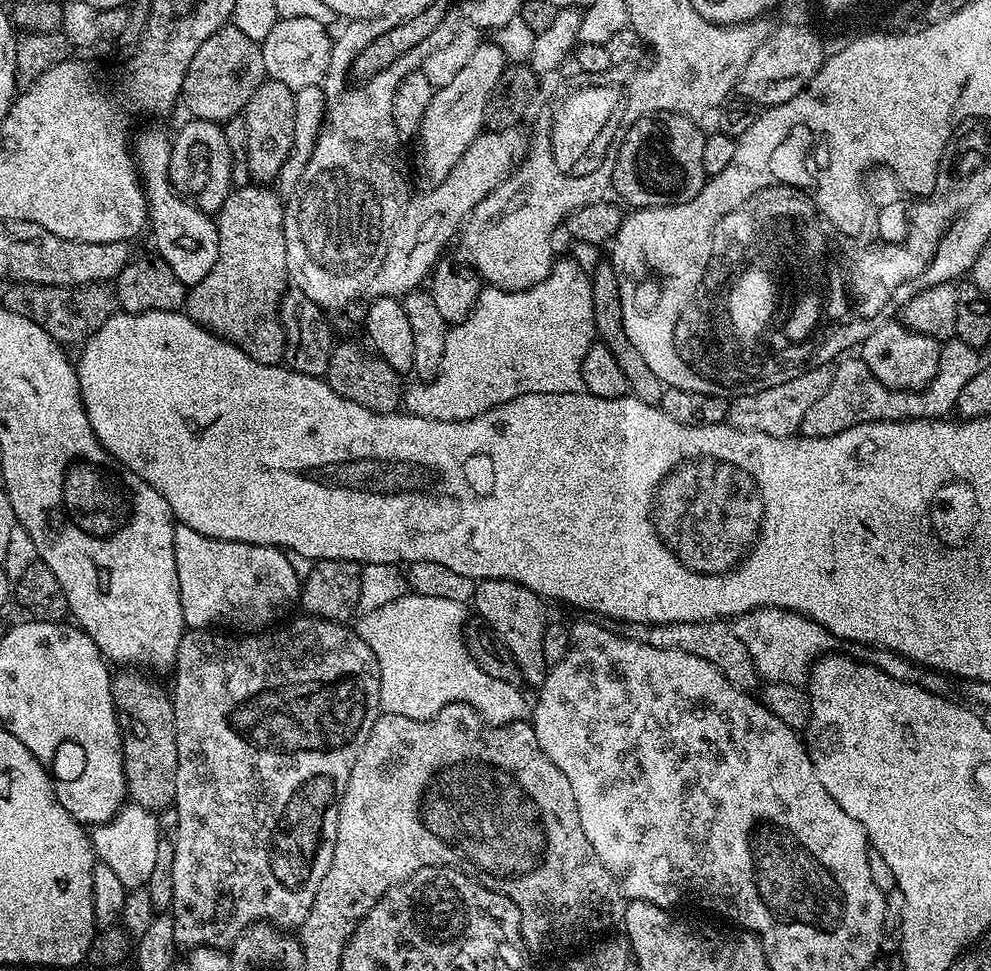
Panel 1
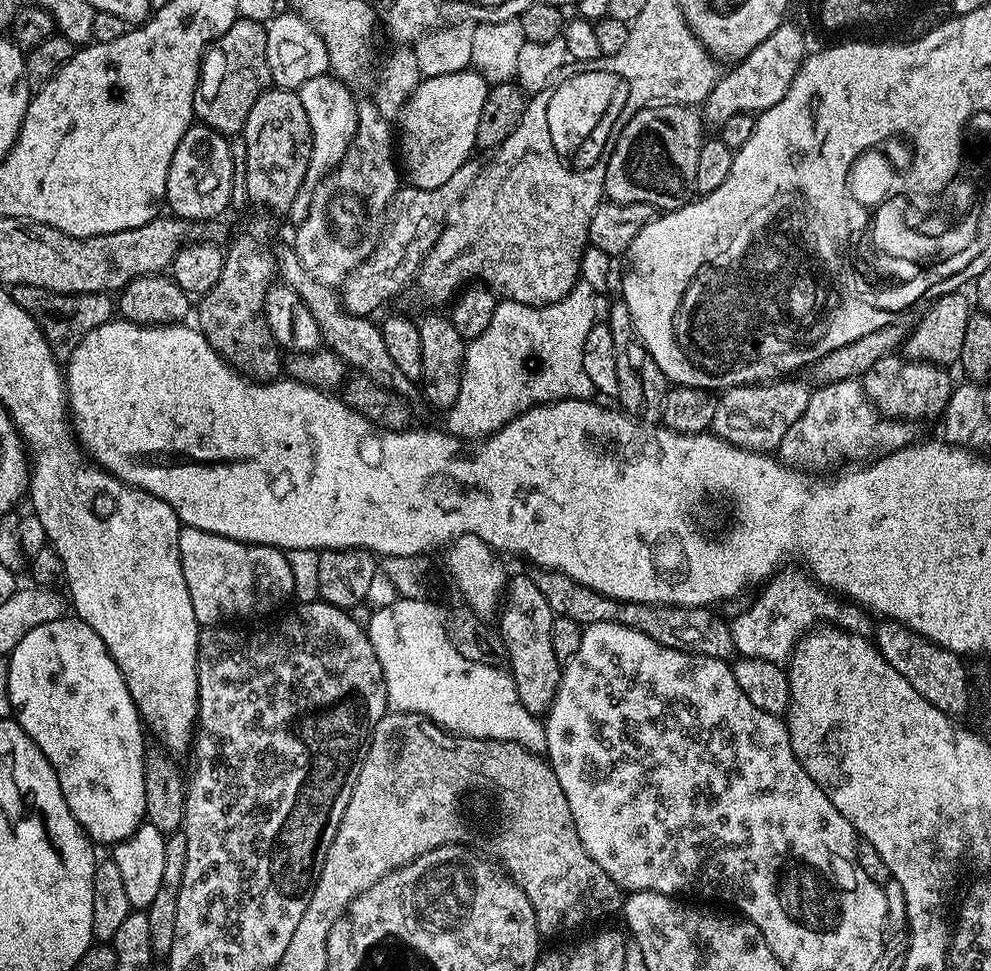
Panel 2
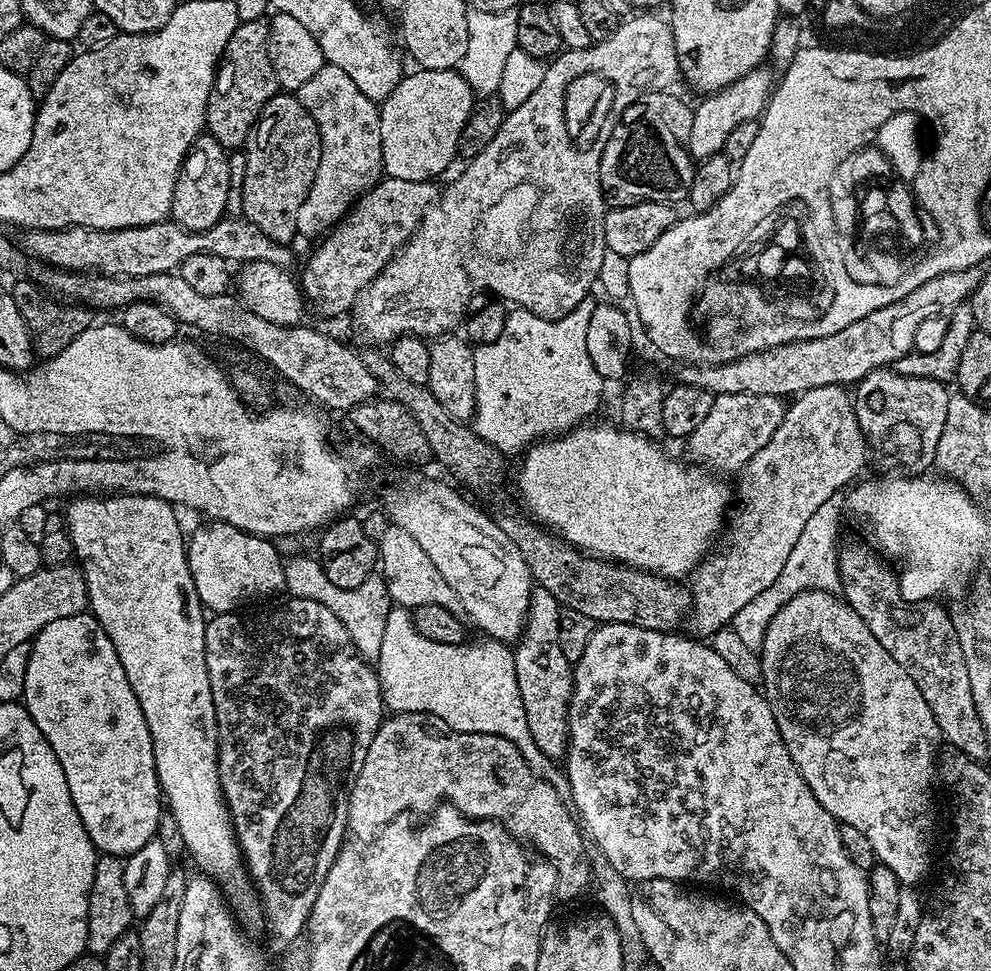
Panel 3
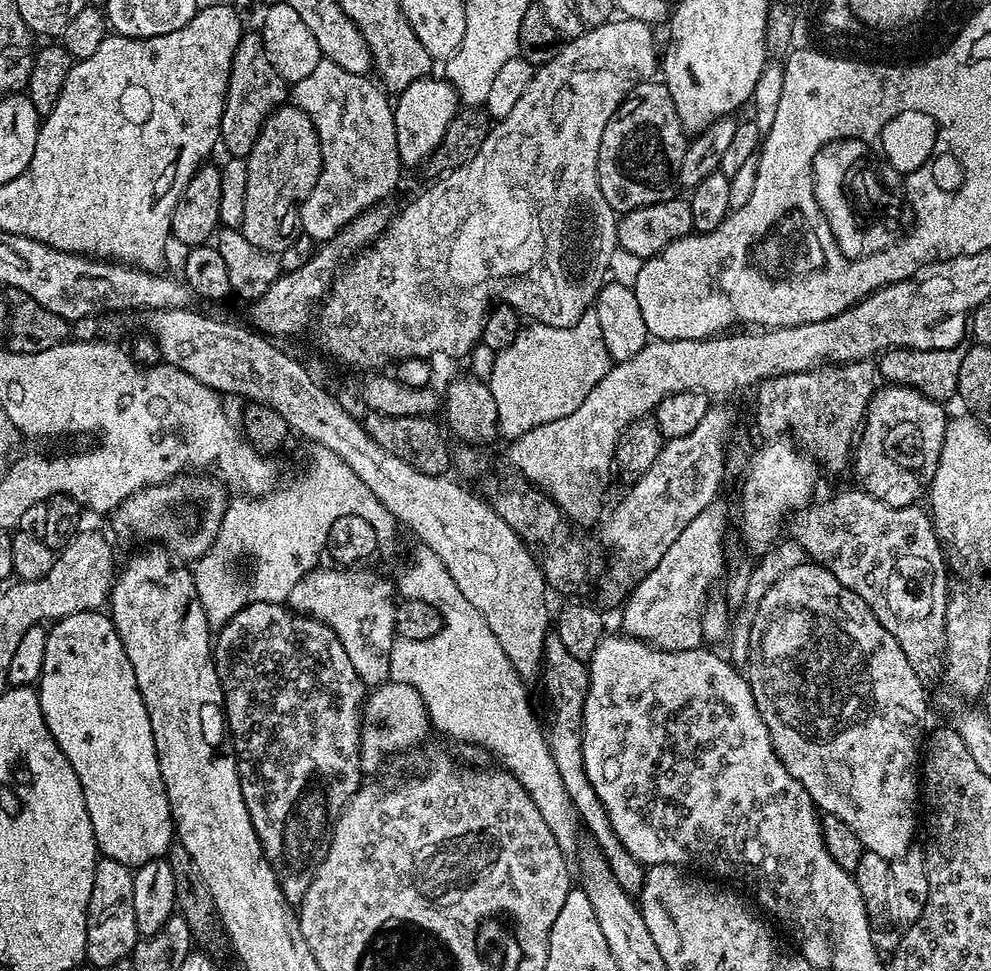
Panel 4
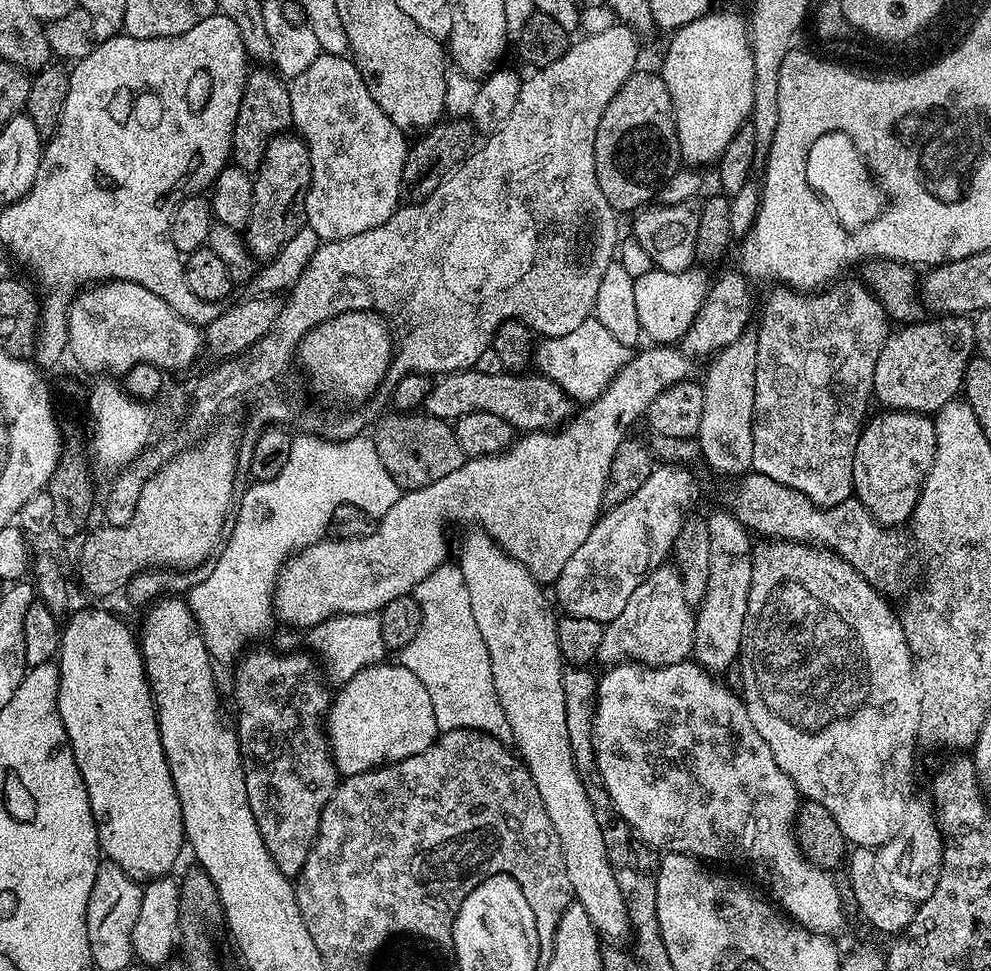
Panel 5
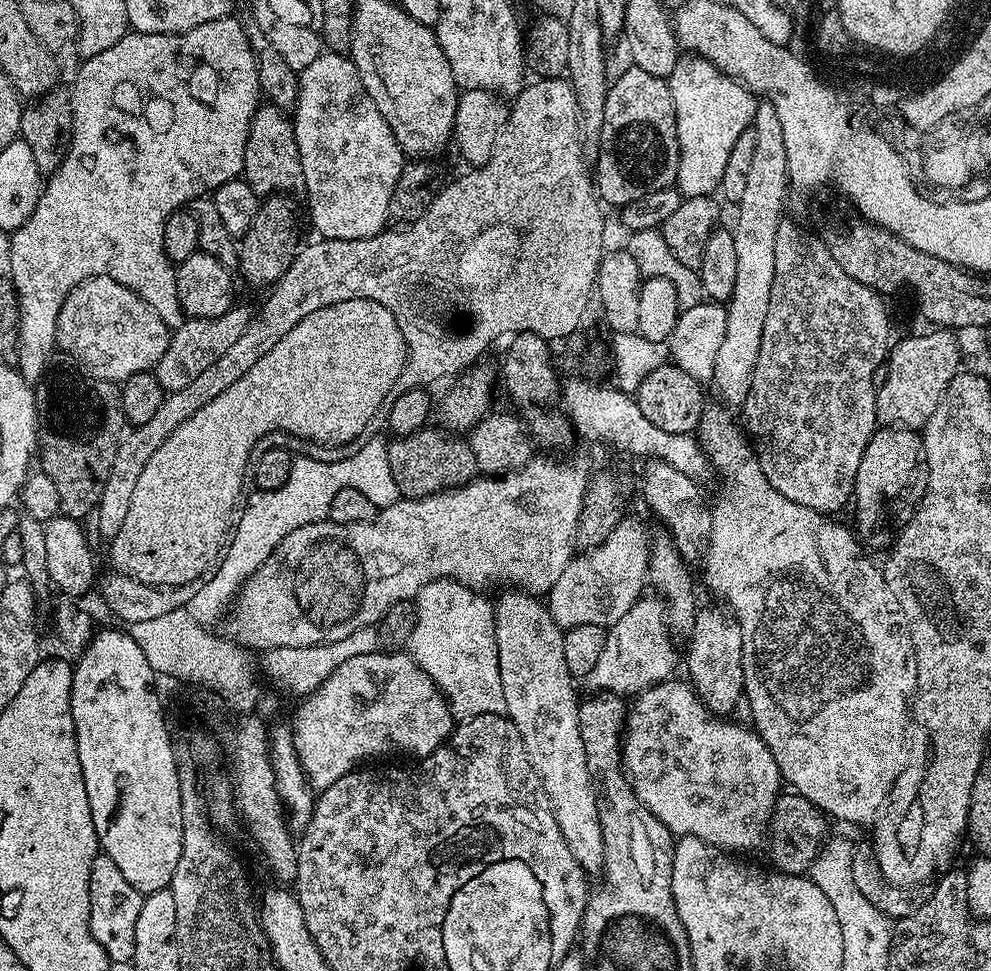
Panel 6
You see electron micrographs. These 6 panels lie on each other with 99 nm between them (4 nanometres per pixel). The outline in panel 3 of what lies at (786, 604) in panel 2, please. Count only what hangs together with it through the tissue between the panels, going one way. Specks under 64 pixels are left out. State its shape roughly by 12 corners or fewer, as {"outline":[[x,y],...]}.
{"outline":[[837,494],[807,520],[782,574],[730,626],[759,649],[790,598],[841,591]]}

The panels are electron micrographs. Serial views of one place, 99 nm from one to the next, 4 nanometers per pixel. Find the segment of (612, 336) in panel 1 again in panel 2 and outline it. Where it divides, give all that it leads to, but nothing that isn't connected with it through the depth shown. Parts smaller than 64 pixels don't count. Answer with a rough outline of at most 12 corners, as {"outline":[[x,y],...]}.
{"outline":[[623,302],[606,323],[619,407],[659,421],[670,381],[641,344]]}

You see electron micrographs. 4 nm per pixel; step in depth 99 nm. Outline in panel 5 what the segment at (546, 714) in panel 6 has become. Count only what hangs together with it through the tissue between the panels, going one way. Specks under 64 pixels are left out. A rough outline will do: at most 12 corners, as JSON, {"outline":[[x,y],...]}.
{"outline":[[469,532],[458,563],[515,749],[597,932],[630,932],[566,732],[557,609]]}

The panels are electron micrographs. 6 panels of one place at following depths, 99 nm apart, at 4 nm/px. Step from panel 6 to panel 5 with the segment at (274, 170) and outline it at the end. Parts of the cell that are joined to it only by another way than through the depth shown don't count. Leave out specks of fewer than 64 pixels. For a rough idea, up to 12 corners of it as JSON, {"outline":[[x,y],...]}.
{"outline":[[251,69],[231,163],[252,174],[268,141],[292,128],[288,84]]}

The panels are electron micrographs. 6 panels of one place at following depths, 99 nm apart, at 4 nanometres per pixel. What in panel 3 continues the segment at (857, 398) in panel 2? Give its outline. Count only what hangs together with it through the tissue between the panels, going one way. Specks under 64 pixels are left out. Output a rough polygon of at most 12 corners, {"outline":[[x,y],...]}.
{"outline":[[847,387],[785,407],[739,473],[729,544],[691,577],[710,638],[863,470]]}

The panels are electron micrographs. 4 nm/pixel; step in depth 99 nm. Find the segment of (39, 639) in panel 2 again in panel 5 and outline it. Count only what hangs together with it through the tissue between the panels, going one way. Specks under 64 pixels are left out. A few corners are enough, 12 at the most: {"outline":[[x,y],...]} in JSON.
{"outline":[[84,608],[58,714],[101,853],[131,880],[185,851],[138,636]]}

